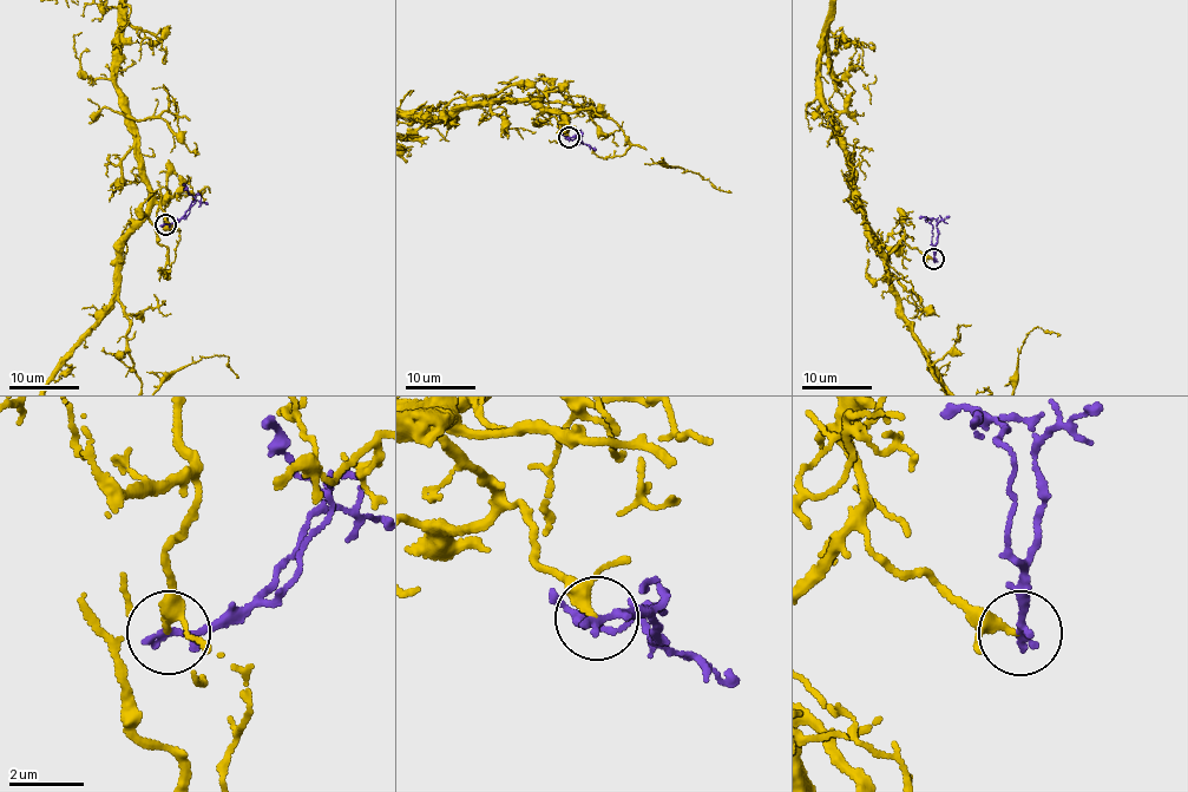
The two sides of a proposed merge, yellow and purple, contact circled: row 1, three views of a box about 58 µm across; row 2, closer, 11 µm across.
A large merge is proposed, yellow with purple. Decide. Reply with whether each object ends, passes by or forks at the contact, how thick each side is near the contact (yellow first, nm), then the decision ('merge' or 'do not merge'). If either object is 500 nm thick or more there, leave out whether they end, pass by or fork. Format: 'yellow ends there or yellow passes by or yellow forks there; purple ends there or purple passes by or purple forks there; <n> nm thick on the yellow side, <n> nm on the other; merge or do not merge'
yellow passes by; purple ends there; 190 nm thick on the yellow side, 240 nm on the other; merge

